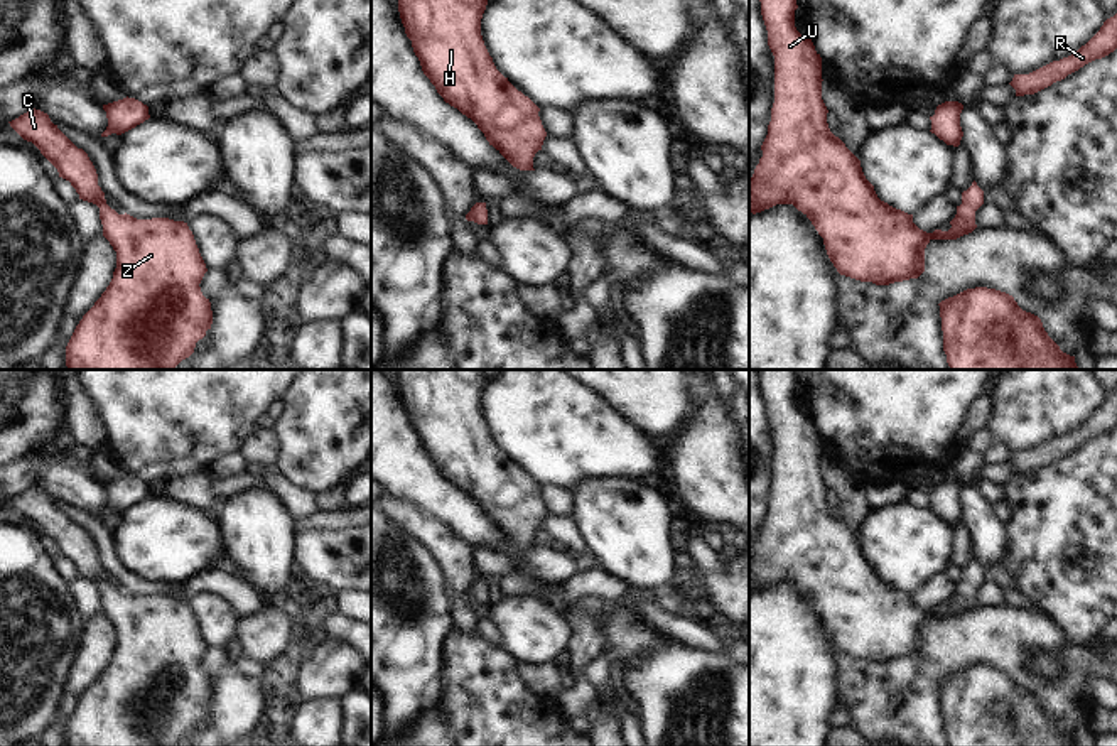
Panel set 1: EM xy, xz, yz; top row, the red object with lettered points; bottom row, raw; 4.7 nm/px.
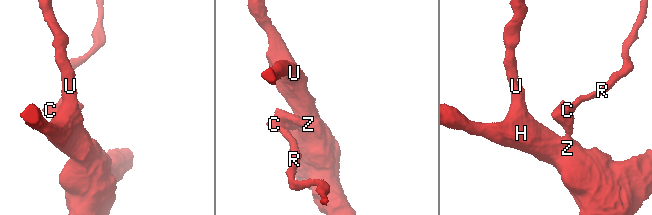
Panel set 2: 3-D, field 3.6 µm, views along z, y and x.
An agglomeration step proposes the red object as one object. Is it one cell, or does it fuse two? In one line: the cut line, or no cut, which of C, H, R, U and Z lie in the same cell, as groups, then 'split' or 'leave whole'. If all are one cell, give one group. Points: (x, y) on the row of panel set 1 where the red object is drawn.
cut none; groups C H R U Z; leave whole

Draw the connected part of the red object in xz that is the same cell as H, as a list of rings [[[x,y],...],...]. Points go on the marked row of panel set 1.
[[[398,0],[398,12],[424,74],[444,101],[471,118],[513,167],[535,170],[533,157],[547,137],[540,108],[496,69],[481,35],[486,5],[488,0]]]

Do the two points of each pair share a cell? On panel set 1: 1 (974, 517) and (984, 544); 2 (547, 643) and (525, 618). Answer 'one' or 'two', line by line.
1: one
2: one

